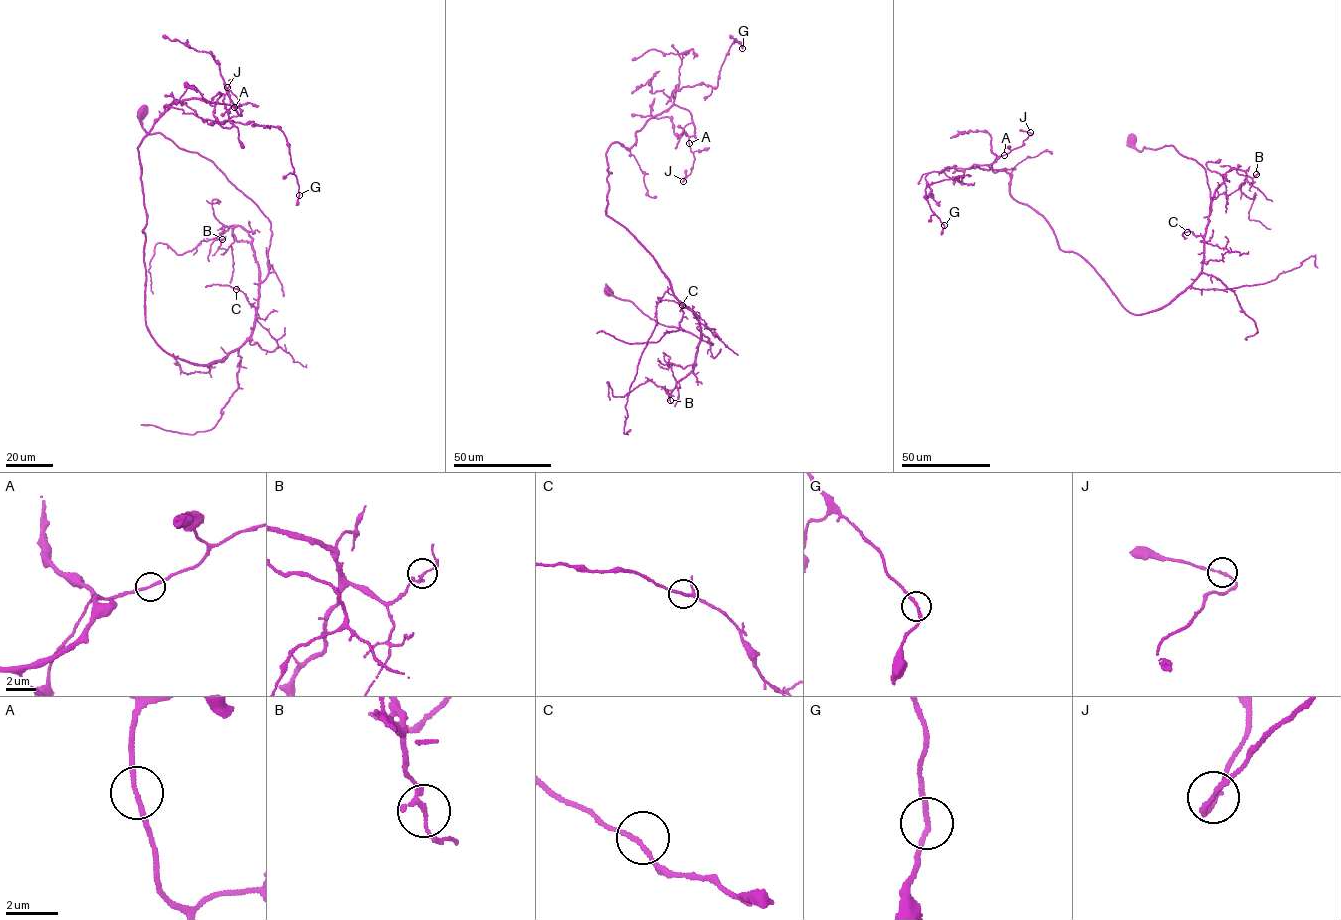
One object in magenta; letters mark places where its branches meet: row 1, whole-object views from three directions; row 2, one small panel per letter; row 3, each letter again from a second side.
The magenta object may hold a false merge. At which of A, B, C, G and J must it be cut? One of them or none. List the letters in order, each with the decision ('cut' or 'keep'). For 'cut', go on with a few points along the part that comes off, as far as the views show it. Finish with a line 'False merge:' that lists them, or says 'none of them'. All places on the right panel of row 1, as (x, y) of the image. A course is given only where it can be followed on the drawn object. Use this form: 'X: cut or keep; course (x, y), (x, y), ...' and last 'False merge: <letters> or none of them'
A: keep
B: keep
C: keep
G: keep
J: keep
False merge: none of them

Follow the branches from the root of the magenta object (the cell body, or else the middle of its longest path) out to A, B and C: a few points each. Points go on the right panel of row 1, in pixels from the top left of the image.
A: (1132, 140), (1202, 166), (1211, 200), (1200, 272), (1139, 315), (1015, 200), (1009, 174), (970, 169), (1004, 155)
B: (1132, 140), (1140, 151), (1172, 145), (1202, 166), (1210, 212), (1226, 172), (1233, 168), (1252, 178), (1256, 174)
C: (1132, 140), (1140, 151), (1144, 147), (1172, 145), (1204, 168), (1211, 200), (1206, 232), (1196, 236), (1187, 232)

